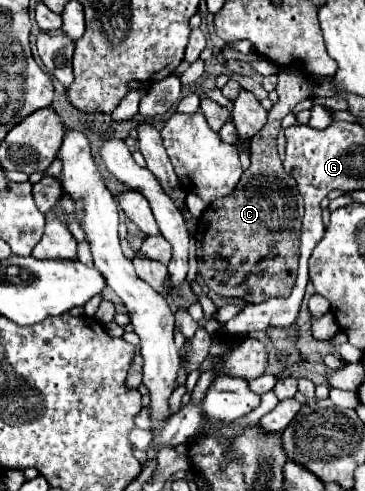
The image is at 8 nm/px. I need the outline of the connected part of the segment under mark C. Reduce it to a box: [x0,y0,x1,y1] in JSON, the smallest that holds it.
[199,68,313,304]

